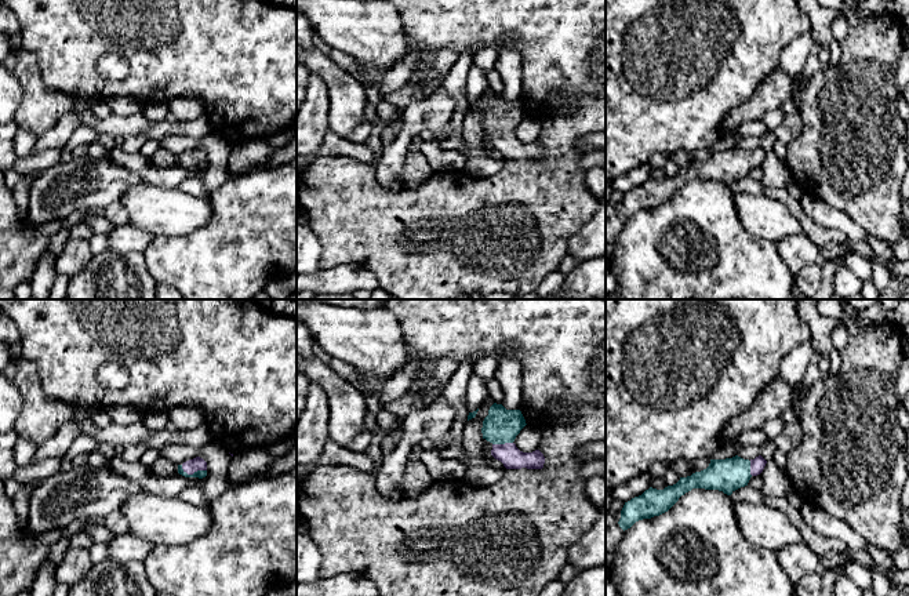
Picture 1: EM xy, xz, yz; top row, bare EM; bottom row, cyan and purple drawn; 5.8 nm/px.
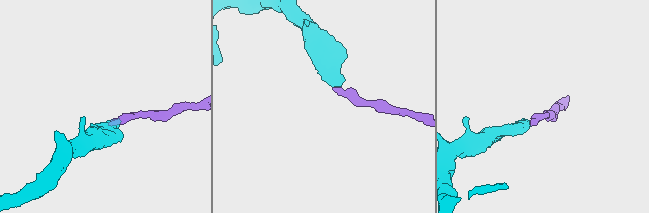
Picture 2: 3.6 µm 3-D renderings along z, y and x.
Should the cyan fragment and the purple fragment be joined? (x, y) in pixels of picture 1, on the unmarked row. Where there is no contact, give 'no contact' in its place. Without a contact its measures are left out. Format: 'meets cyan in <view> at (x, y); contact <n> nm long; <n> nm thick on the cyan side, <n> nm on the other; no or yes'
meets cyan in xy at (193, 164); contact 160 nm long; 50 nm thick on the cyan side, 80 nm on the other; yes

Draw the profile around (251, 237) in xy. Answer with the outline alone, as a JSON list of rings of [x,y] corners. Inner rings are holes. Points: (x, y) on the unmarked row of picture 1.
[[[297,160],[229,178],[208,199],[212,217],[206,226],[185,236],[154,236],[143,251],[156,283],[177,288],[185,299],[251,299],[272,279],[297,270]]]

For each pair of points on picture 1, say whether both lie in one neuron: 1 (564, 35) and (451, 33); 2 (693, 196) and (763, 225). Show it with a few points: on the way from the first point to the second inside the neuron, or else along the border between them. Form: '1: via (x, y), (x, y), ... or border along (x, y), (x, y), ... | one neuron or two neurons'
1: via (537, 26), (522, 22), (479, 22) | one neuron
2: border along (733, 193), (740, 222), (749, 232), (762, 237) | two neurons

